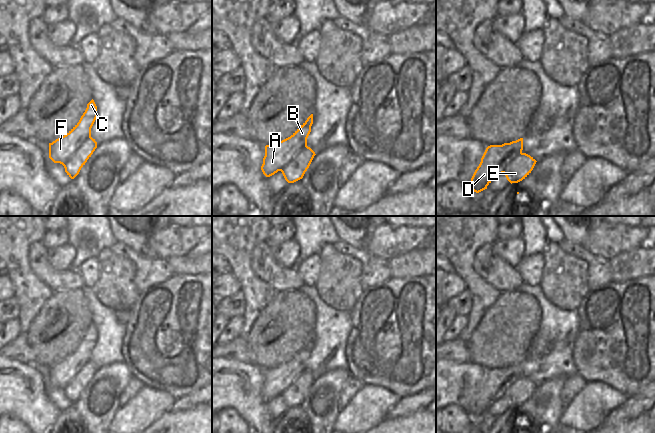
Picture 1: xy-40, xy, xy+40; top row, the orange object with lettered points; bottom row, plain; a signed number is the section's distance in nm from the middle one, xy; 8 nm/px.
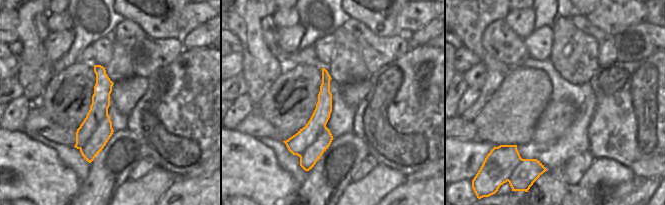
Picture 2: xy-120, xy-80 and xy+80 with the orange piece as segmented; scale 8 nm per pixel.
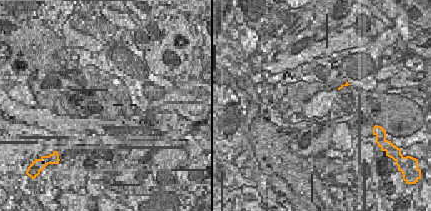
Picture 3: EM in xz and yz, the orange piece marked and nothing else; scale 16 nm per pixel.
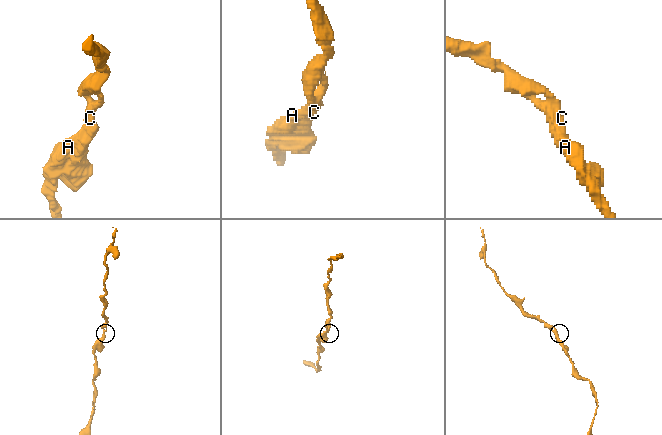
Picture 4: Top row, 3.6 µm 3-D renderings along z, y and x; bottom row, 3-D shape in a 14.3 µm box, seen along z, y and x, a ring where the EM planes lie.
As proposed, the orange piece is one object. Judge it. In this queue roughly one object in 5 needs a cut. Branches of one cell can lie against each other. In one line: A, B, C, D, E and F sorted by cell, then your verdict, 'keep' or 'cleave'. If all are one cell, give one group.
A B C D E F | keep

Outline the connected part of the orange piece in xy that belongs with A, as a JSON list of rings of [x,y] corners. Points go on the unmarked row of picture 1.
[[[313,338],[290,361],[265,370],[261,394],[266,401],[281,395],[288,407],[294,407],[303,402],[316,379],[307,370],[312,348]]]

